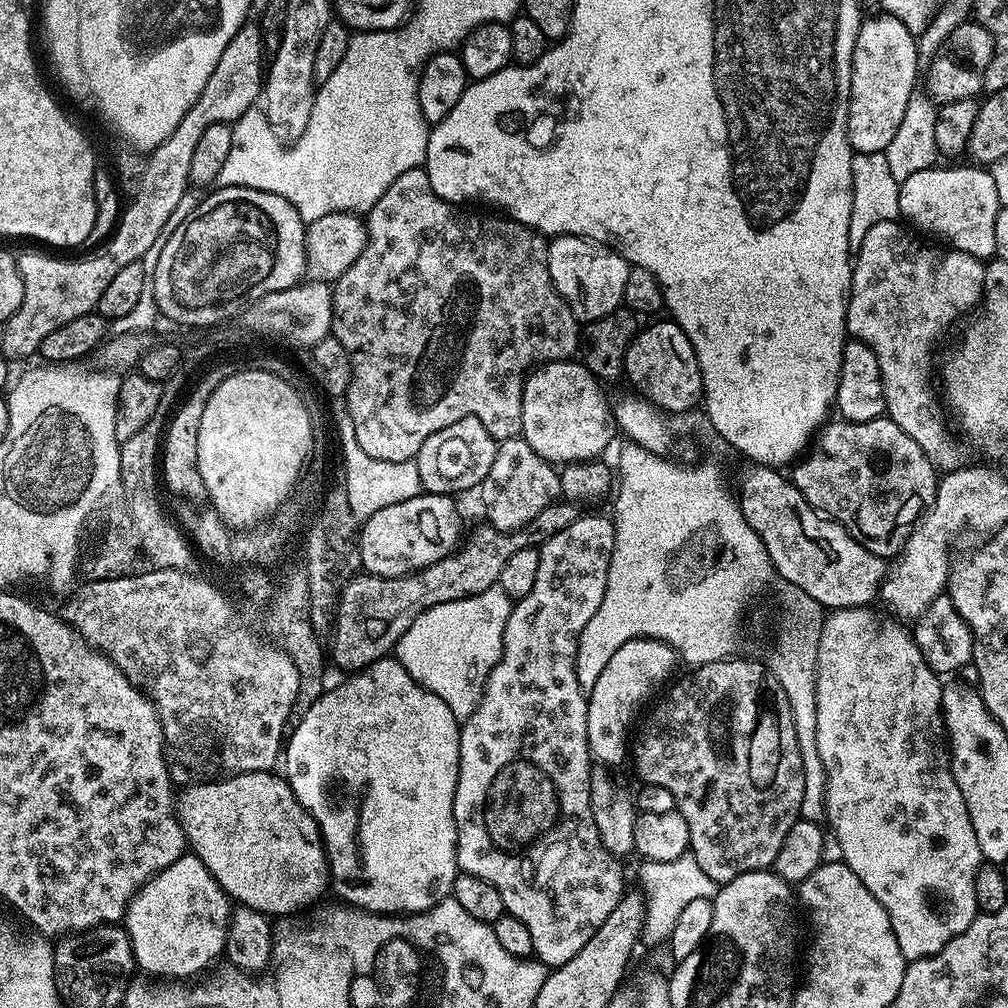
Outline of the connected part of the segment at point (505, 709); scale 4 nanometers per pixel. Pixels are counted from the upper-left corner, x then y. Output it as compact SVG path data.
M581 514L566 530L558 530L554 538L539 545L538 575L534 578L534 587L530 594L515 601L512 613L504 631L504 650L500 655L492 673L488 675L488 682L484 687L484 697L474 714L460 725L460 769L458 770L458 786L454 794L454 822L456 823L456 862L460 872L469 872L484 881L490 882L498 894L502 894L504 911L507 915L518 918L526 930L530 930L532 950L535 959L549 969L562 966L594 938L598 926L610 918L610 910L618 906L624 896L624 872L620 869L621 861L606 851L602 846L602 838L598 834L598 826L594 826L594 810L590 802L590 782L594 775L594 761L588 750L588 731L586 718L588 717L588 697L582 691L580 679L576 673L576 646L590 618L594 618L594 610L602 606L602 598L606 594L606 582L610 570L610 558L614 554L616 541L616 525L604 516L588 516Z

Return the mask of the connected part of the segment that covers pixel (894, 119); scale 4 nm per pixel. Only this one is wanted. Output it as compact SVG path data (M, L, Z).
M872 14L861 23L852 55L852 81L848 103L848 145L853 153L884 152L905 117L912 91L918 88L917 37L887 14Z

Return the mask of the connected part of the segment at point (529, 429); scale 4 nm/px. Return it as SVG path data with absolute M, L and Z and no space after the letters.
M571 359L554 360L541 364L535 370L529 371L524 382L522 394L522 438L536 453L553 466L563 466L578 463L581 460L593 461L603 457L608 443L614 433L614 414L610 402L604 398L601 381L593 376L592 371L583 362L573 362Z

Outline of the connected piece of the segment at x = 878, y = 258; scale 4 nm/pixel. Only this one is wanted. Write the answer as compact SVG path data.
M896 220L878 222L868 230L860 251L854 256L846 332L851 339L868 345L878 360L887 419L902 426L902 430L906 430L906 434L910 434L910 438L922 446L933 462L940 462L948 452L948 432L940 421L940 412L932 397L932 384L928 381L928 355L943 328L950 327L963 312L971 313L979 305L984 295L986 264L965 252L945 250L943 247L931 248L915 240L911 234L903 223Z

